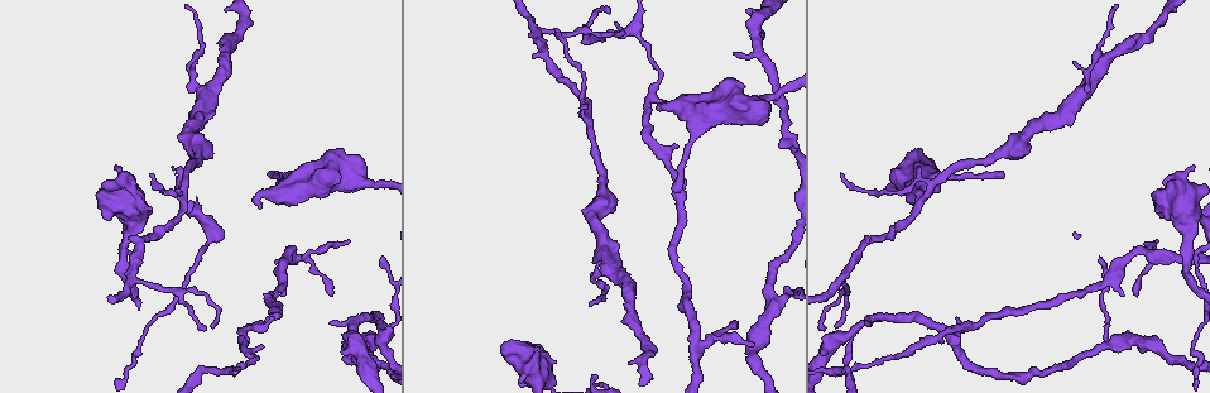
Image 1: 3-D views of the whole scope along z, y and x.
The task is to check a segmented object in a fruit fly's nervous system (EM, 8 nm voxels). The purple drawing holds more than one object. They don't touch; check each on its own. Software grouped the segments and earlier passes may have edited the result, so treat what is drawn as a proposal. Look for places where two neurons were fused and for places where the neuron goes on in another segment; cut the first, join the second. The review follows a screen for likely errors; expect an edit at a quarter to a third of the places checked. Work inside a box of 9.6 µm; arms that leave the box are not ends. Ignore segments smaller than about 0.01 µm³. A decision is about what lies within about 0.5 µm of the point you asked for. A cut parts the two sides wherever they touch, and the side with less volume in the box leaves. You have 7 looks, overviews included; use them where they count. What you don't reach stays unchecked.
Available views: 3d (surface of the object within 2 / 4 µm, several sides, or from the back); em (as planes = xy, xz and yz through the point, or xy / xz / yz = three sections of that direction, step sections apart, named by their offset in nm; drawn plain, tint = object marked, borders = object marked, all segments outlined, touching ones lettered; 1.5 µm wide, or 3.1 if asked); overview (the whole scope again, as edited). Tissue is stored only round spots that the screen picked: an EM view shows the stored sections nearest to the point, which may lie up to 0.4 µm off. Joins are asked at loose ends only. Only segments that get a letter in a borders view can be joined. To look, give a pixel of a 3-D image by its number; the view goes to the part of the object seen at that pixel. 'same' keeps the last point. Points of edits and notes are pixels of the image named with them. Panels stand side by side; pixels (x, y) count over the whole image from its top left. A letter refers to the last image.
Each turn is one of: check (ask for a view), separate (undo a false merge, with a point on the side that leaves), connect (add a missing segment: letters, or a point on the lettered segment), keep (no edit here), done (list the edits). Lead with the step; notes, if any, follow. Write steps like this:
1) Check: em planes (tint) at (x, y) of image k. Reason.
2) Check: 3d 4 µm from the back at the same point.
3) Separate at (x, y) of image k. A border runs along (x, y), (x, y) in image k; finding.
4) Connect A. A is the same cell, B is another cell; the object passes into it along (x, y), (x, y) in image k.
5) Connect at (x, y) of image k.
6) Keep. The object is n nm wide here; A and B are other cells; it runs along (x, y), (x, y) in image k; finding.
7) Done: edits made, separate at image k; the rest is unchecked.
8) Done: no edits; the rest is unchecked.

Check: em xy step 4 (tint) at (1084, 95) of image 1. Side arm on a straight run.

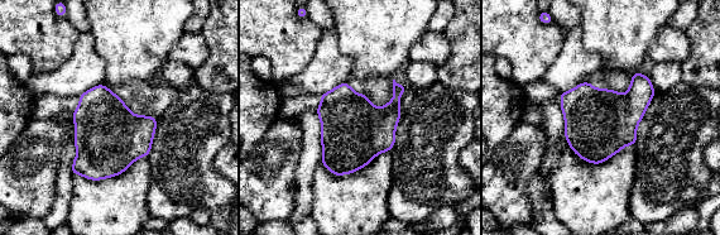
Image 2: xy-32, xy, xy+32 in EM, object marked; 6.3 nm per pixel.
Check: em planes (borders) at the same point. Cut it another way.

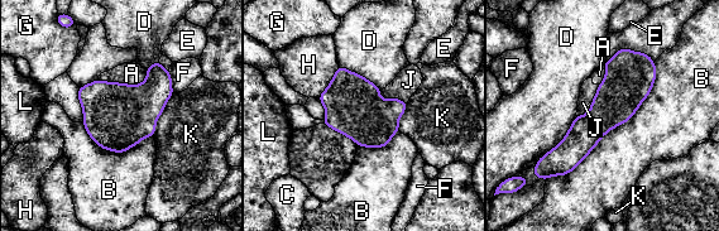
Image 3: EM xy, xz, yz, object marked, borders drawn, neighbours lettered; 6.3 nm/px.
Keep. A, B, C, D, E, F, G, H, J, K and L are other cells; one neuron here.

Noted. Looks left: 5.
Check: em planes (borders) at (258, 208) of image 1.

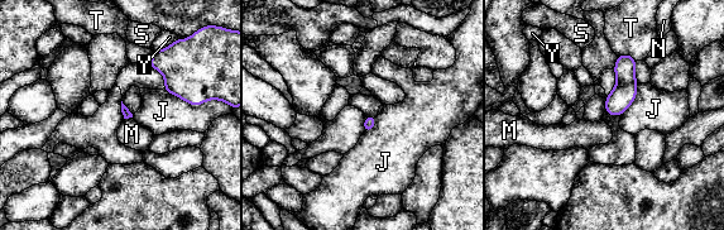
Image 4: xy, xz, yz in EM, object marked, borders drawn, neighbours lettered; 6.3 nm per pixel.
Keep. J, M, N, S, T and Y are other cells; a border runs along (132, 116), (124, 119) in image 4; no lettered segment goes on from it.

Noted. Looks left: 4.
Check: em xz step 4 (borders) at (1122, 294) of image 1. An open end.

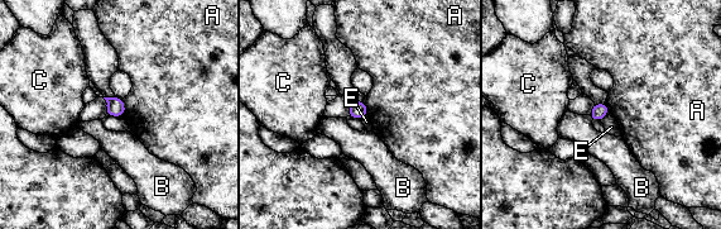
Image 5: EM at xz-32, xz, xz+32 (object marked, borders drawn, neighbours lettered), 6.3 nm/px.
Keep. The longest contact is with A, 110 nm; A, B, C and E are other cells; none of them fits.

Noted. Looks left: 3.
Done: no edits; the rest is unchecked.

